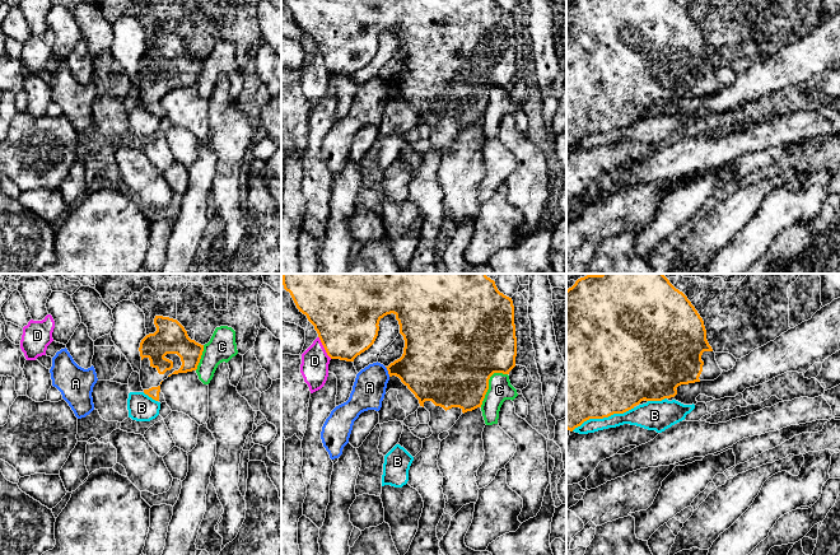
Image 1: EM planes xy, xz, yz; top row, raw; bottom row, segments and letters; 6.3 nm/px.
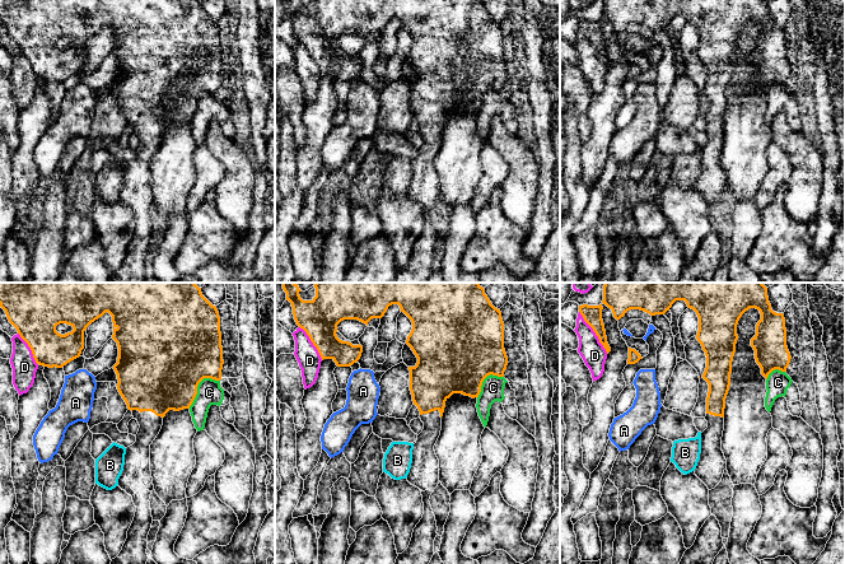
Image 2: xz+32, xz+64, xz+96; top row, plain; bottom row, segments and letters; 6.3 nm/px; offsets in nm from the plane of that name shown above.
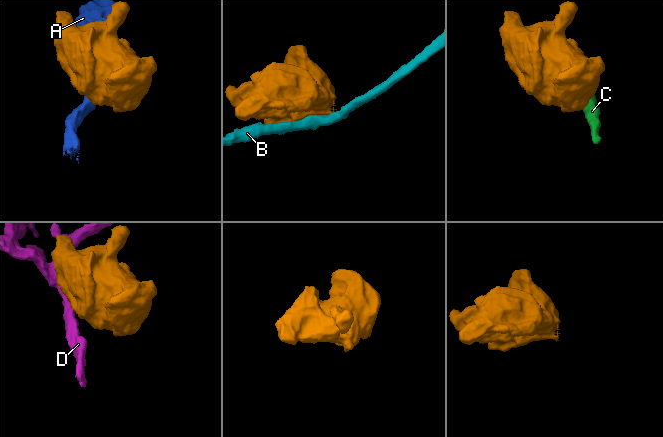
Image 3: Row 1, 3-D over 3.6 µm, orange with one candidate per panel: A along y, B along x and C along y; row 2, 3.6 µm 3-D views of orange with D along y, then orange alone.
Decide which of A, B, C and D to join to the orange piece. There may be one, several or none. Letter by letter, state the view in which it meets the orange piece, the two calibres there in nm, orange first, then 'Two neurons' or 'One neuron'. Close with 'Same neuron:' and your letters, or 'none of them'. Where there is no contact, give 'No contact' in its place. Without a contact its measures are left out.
A: Touches orange in xz. Thickness 360 nm (orange) against 200 nm. Two neurons
B: Touches orange in yz. Thickness 500 nm (orange) against 140 nm. Two neurons
C: Touches orange in xz. Thickness 500 nm (orange) against 140 nm. Two neurons
D: Touches orange in xz. Thickness 440 nm (orange) against 180 nm. Two neurons
Same neuron: none of them

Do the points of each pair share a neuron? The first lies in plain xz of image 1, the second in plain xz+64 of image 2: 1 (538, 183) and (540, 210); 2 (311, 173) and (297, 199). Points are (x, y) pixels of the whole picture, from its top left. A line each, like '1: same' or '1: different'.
1: different
2: different

